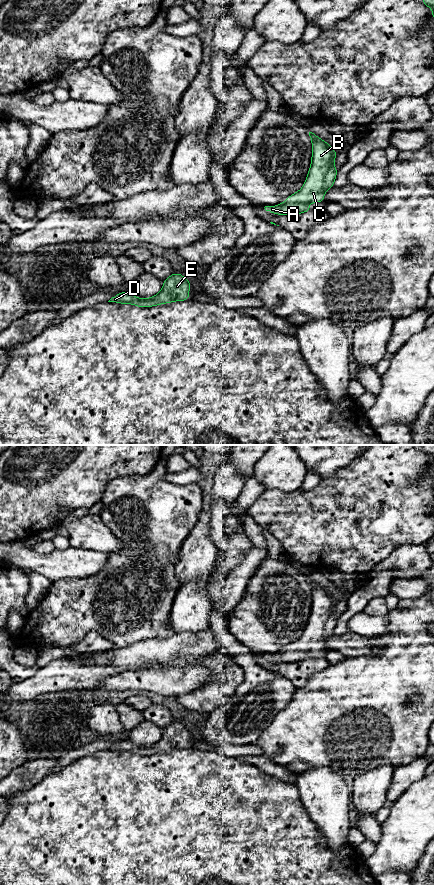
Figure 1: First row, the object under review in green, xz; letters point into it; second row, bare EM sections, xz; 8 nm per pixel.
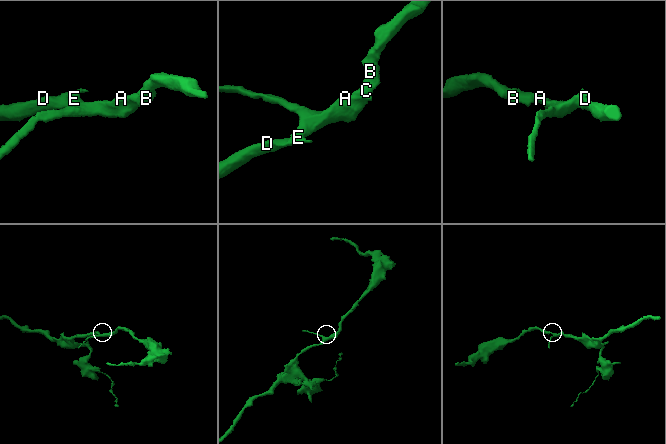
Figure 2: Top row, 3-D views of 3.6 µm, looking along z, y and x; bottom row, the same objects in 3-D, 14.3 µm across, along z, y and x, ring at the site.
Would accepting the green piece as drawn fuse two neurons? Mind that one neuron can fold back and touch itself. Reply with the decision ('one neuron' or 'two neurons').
one neuron

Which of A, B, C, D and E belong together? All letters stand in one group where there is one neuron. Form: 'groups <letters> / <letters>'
groups A B C D E

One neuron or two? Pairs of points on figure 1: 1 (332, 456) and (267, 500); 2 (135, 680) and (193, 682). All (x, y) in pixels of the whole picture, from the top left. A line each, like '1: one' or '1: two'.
1: two
2: one

